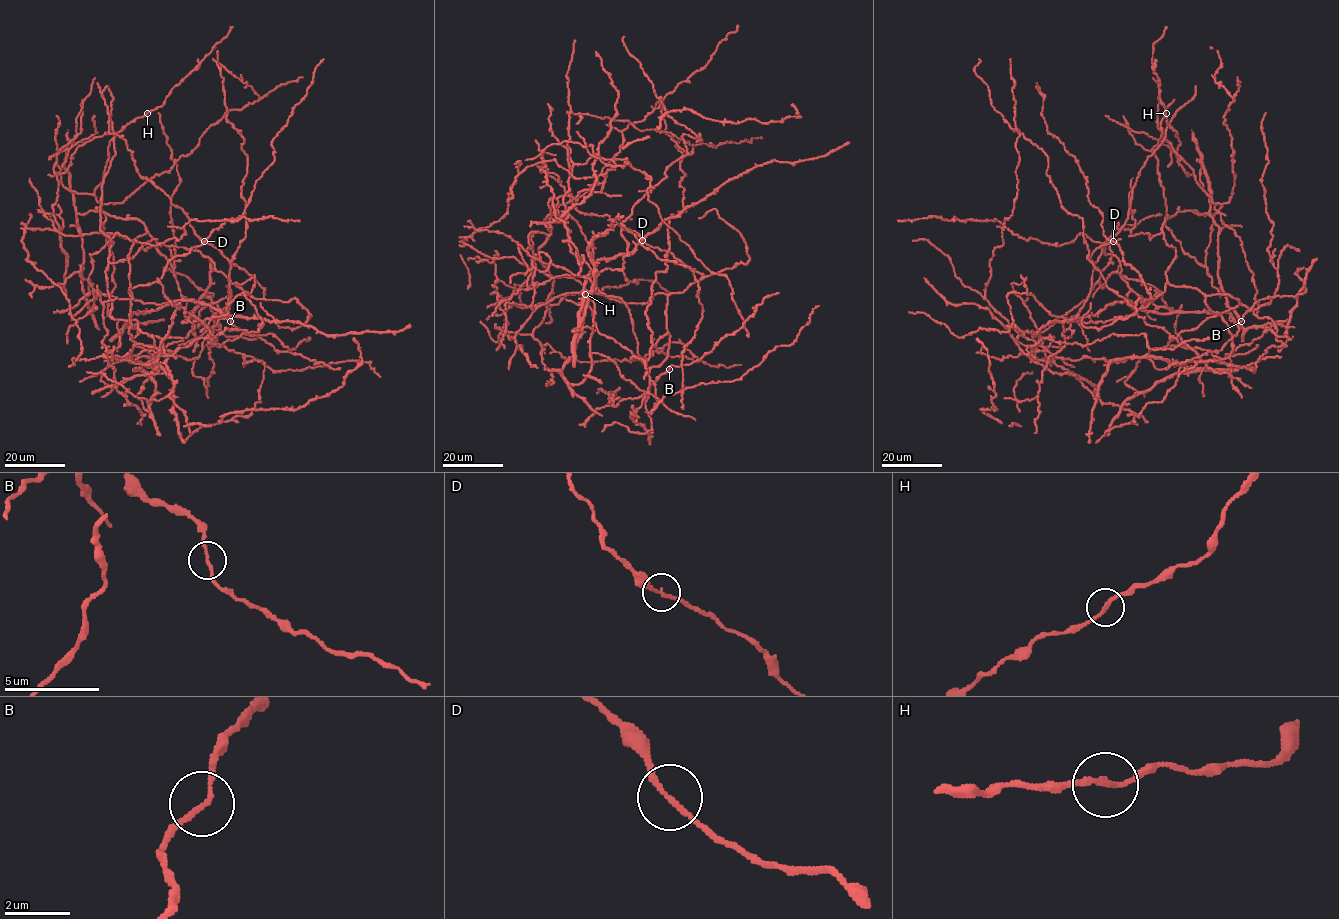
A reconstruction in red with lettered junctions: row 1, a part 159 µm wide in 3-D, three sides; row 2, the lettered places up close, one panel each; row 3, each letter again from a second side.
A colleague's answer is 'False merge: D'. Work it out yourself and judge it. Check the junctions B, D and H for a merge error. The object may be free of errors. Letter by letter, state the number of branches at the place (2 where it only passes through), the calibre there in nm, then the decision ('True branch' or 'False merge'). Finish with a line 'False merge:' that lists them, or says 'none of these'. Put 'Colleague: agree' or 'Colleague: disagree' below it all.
B: Branches: 2. Thickness 150 nm. True branch
D: Branches: 2. Thickness 150 nm. True branch
H: Branches: 2. Thickness 160 nm. True branch
False merge: none of these
Colleague: disagree

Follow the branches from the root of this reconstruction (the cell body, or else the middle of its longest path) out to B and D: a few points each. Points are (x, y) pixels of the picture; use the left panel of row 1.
B: (147, 232), (159, 243), (198, 250), (214, 263), (227, 278), (231, 295), (210, 306), (210, 299), (230, 320)
D: (147, 232), (159, 243), (198, 250), (230, 283), (254, 299), (263, 297), (263, 289), (254, 278), (204, 241)

